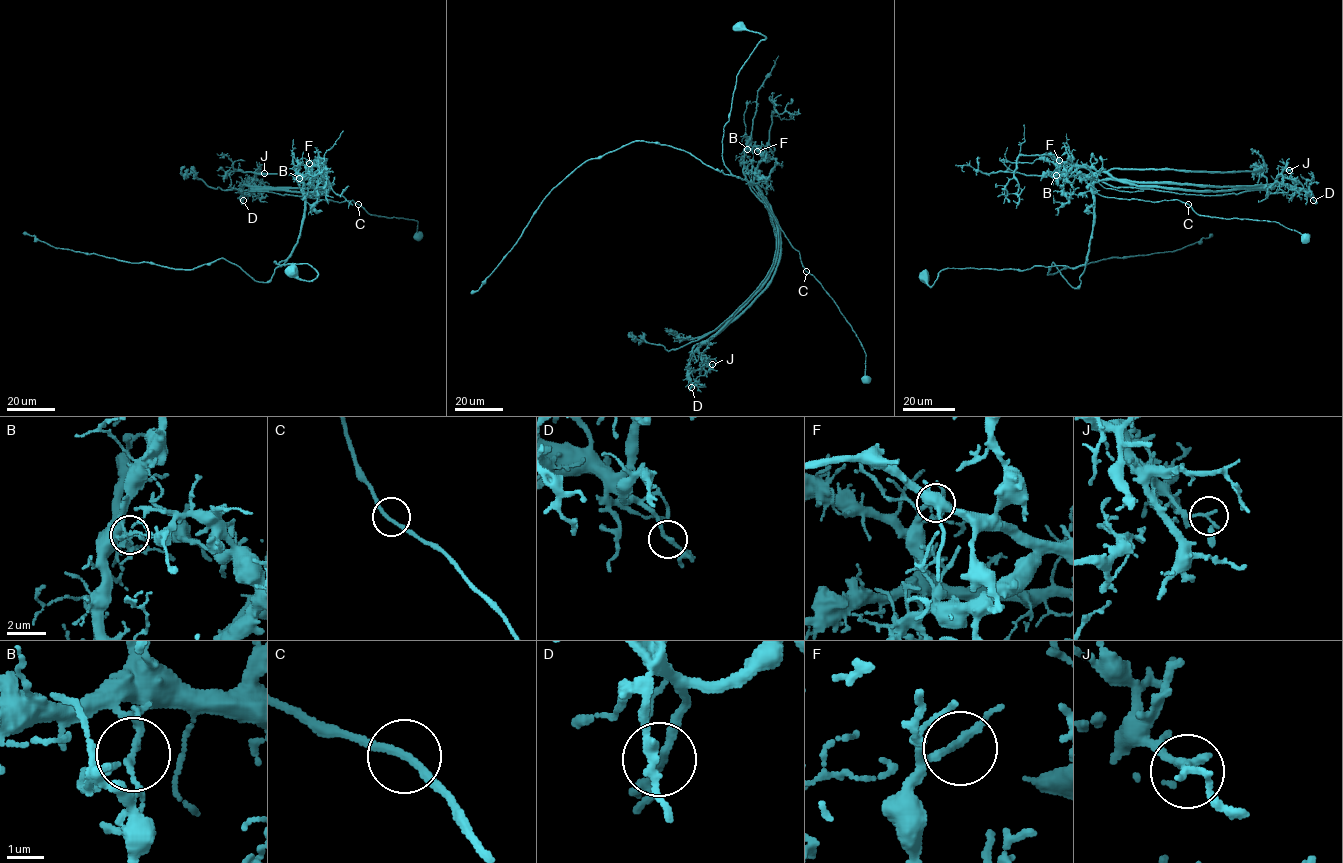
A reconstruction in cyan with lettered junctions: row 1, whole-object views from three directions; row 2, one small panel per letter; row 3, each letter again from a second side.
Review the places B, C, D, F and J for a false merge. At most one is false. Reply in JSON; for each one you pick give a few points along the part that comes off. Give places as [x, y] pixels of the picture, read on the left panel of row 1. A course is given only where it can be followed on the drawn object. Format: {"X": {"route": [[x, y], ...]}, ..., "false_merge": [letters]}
{"B": {"route": [[299, 178], [328, 191], [293, 196], [209, 187], [192, 173], [183, 174], [184, 166]]}, "false_merge": ["B"]}

